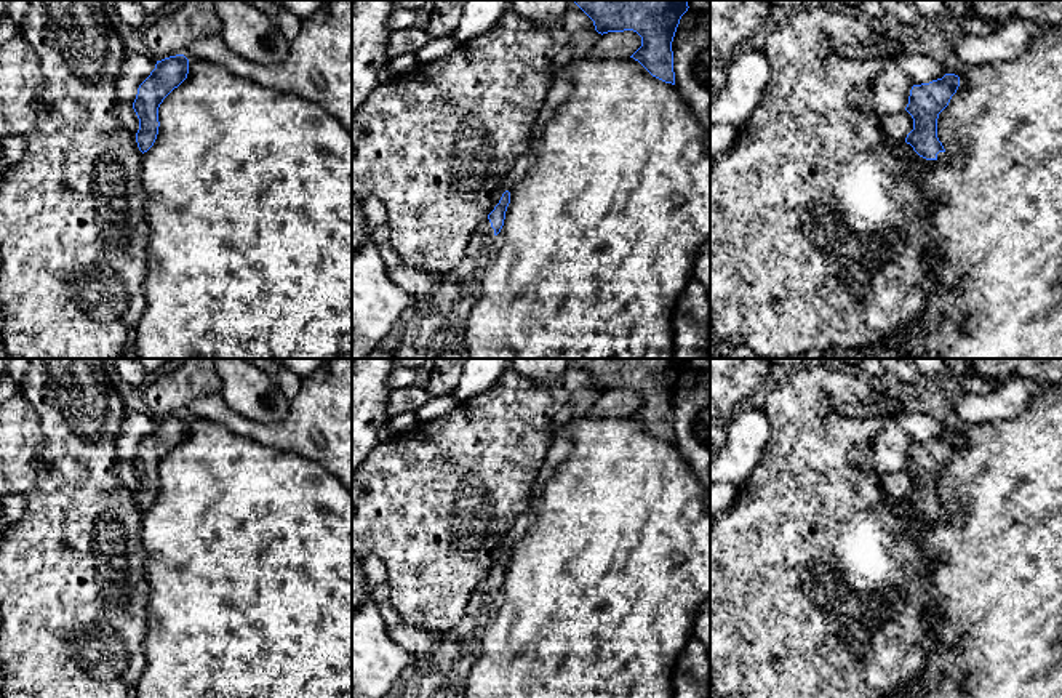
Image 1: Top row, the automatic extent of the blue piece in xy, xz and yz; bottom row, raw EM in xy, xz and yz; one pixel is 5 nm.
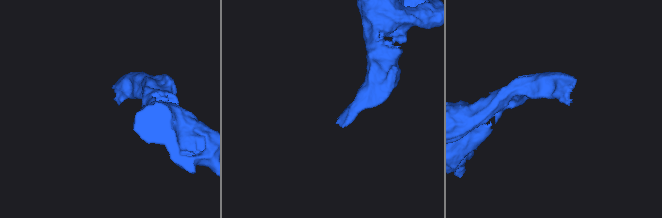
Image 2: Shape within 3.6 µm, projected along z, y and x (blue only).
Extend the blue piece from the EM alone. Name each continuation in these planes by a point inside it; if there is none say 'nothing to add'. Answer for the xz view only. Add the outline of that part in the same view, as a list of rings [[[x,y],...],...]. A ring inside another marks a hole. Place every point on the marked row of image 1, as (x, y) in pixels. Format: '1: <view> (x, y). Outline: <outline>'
1: xz (437, 330). Outline: [[[483,219],[461,263],[443,277],[421,309],[413,309],[393,335],[393,359],[469,359],[465,322],[481,291],[488,248],[496,239]]]

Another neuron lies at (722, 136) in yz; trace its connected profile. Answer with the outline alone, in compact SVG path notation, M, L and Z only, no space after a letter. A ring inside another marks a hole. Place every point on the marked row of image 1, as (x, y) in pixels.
M710 123L710 163L715 155L725 154L734 147L737 128L733 125Z

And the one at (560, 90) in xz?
M560 70L558 74L555 74L553 83L545 96L542 110L534 123L529 149L521 154L513 163L513 166L507 171L504 178L504 191L510 191L536 163L544 128L555 115L557 109L568 99L571 90L573 83L568 72Z

